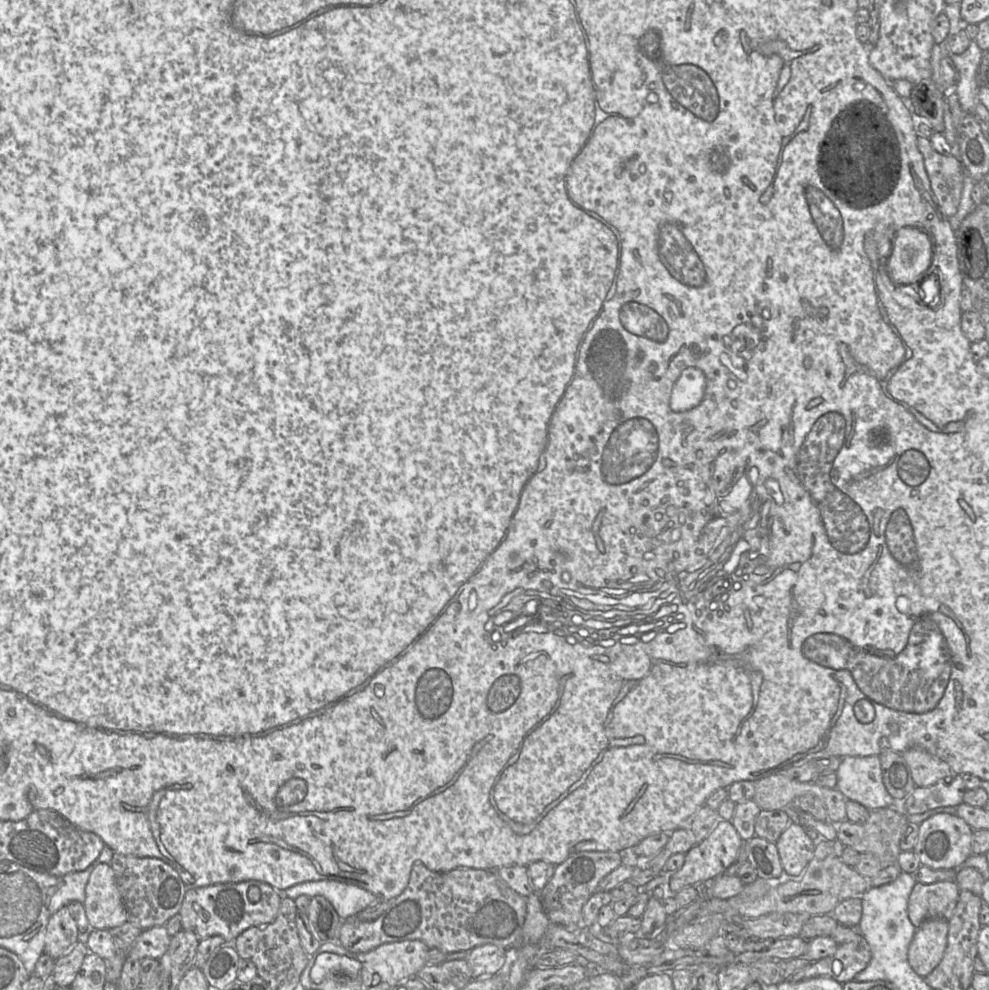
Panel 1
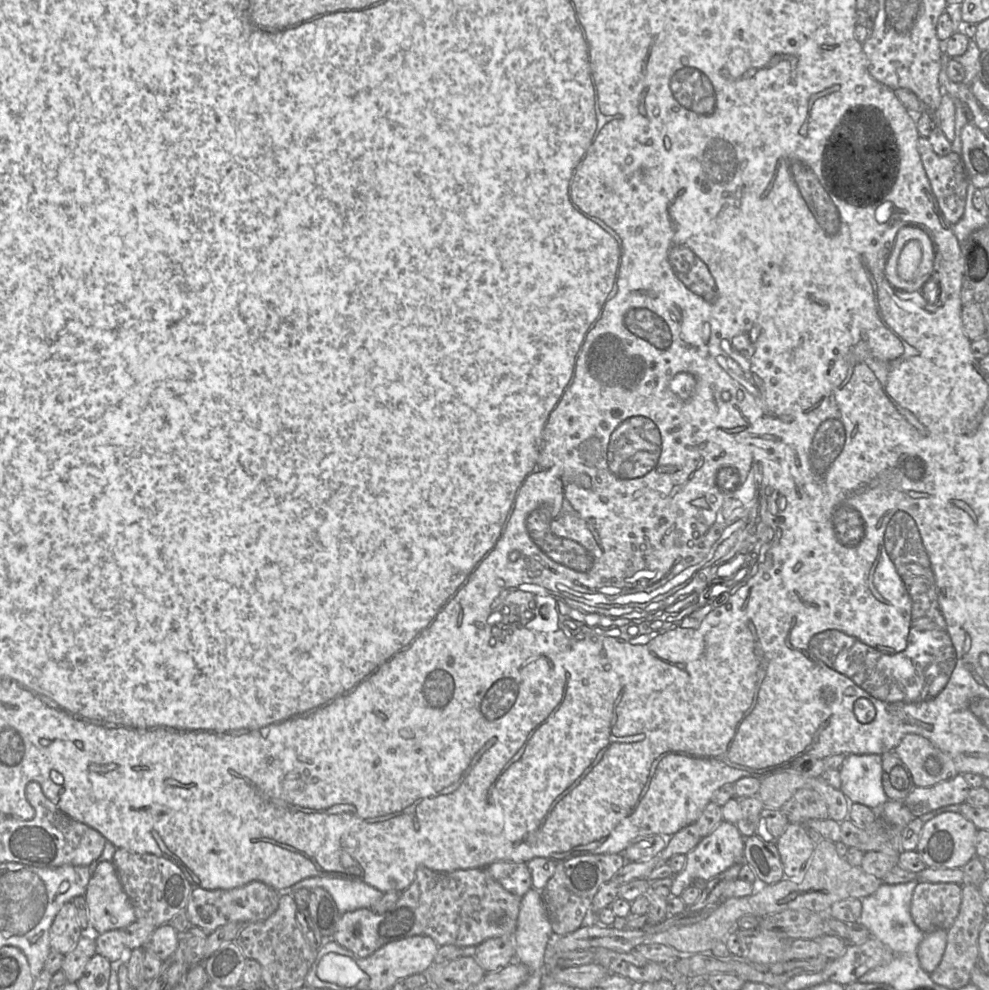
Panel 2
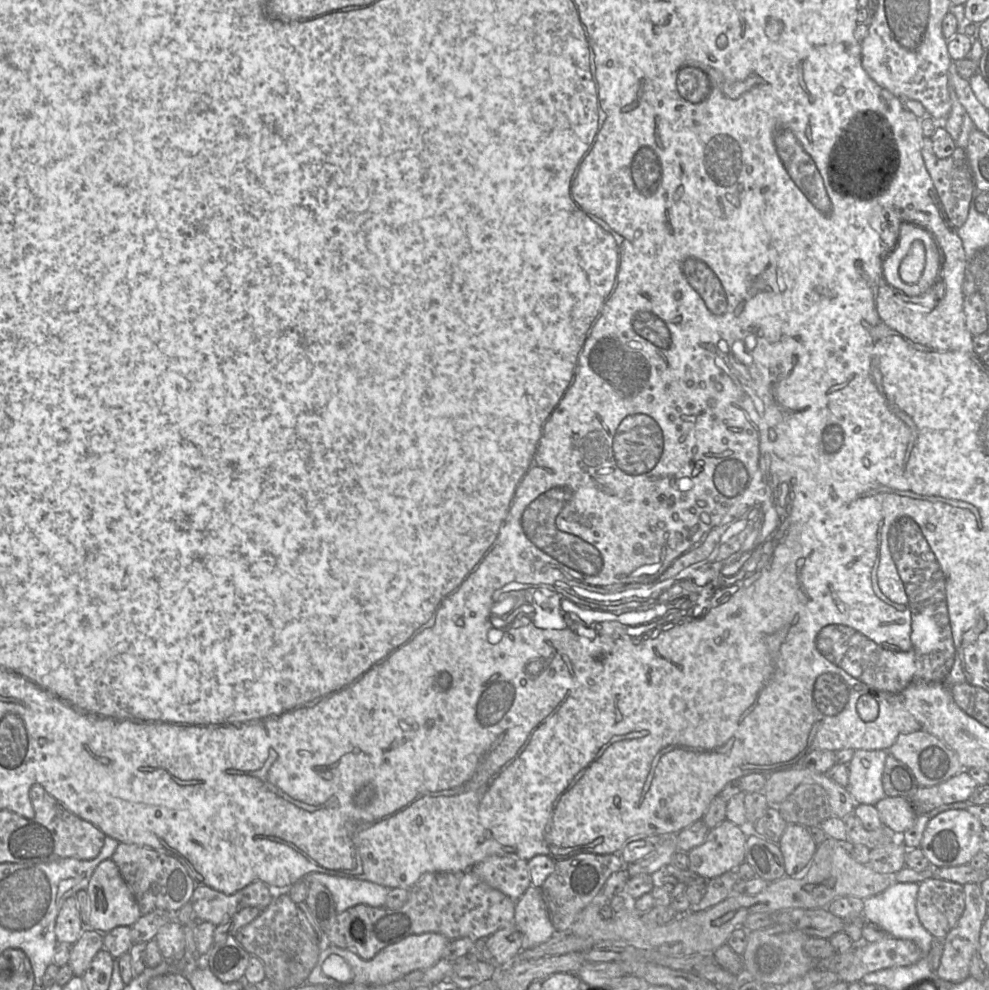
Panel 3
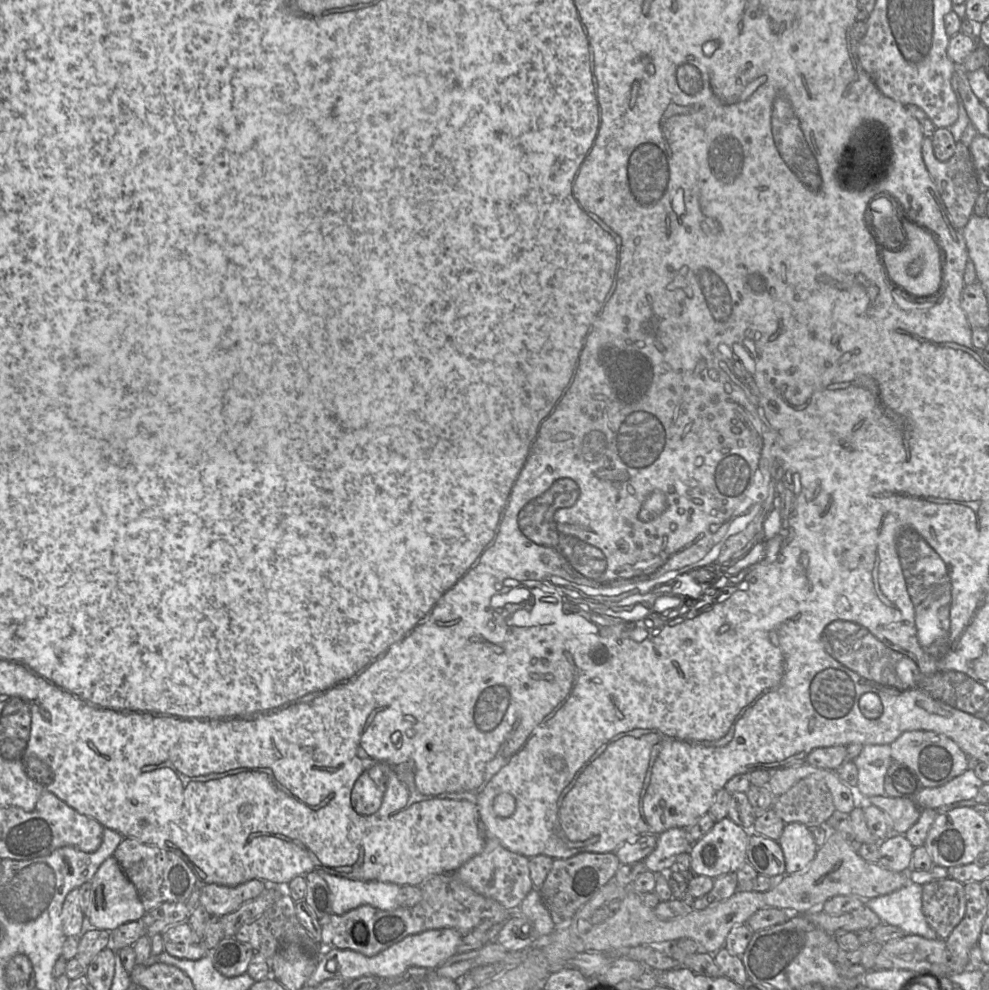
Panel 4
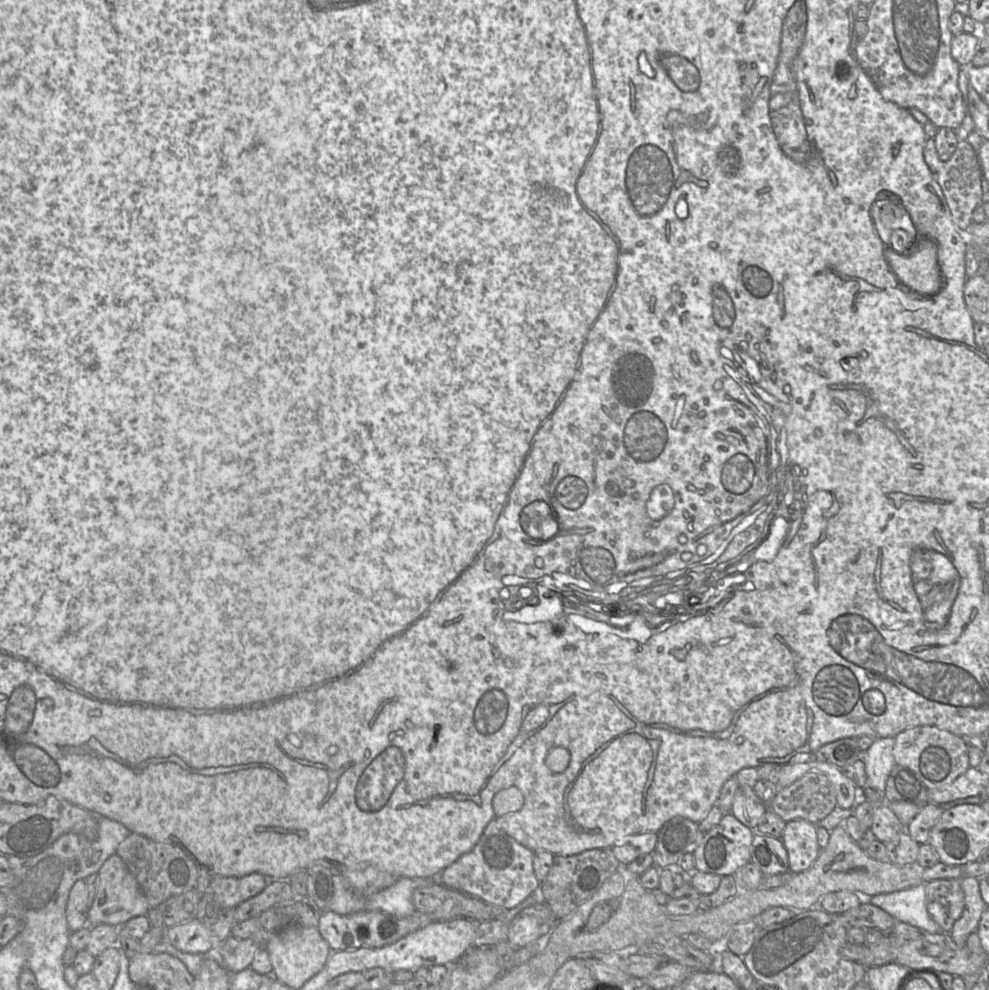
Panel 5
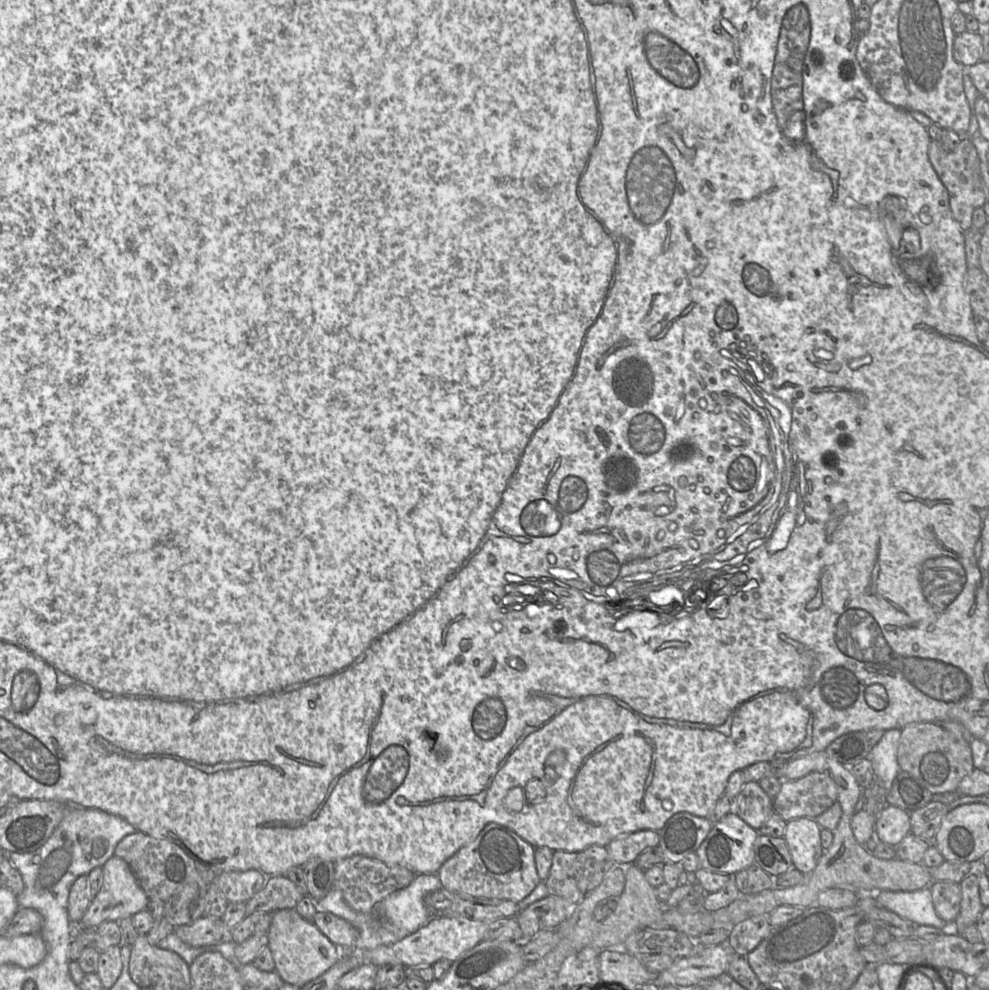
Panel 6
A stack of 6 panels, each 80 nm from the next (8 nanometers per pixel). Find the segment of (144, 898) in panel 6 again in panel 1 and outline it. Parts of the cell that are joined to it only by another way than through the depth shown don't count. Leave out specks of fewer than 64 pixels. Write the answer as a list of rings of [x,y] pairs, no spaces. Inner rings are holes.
[[[98,864],[88,879],[83,902],[91,929],[110,930],[128,921],[110,864]]]

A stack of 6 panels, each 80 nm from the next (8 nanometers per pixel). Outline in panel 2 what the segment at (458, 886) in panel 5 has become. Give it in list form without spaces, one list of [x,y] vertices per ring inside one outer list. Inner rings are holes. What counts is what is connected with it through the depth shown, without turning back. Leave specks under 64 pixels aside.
[[[497,861],[484,869],[504,889],[519,898],[532,888],[531,873],[525,862]]]

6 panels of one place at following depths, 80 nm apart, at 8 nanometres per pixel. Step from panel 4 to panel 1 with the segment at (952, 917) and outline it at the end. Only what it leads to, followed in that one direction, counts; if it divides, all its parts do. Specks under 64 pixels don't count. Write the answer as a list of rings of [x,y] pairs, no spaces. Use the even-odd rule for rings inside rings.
[[[940,881],[933,884],[917,882],[908,901],[908,917],[918,928],[925,920],[945,918],[949,920],[960,895],[956,881]]]

